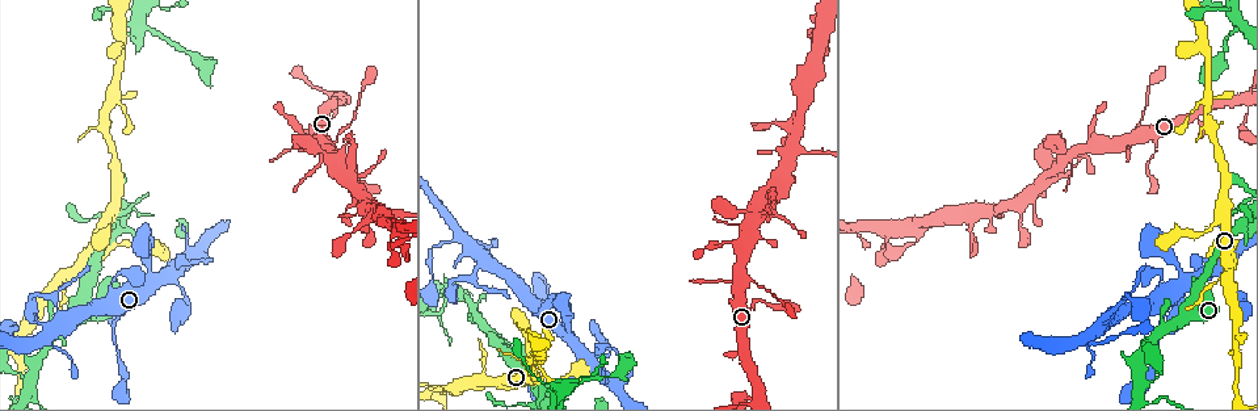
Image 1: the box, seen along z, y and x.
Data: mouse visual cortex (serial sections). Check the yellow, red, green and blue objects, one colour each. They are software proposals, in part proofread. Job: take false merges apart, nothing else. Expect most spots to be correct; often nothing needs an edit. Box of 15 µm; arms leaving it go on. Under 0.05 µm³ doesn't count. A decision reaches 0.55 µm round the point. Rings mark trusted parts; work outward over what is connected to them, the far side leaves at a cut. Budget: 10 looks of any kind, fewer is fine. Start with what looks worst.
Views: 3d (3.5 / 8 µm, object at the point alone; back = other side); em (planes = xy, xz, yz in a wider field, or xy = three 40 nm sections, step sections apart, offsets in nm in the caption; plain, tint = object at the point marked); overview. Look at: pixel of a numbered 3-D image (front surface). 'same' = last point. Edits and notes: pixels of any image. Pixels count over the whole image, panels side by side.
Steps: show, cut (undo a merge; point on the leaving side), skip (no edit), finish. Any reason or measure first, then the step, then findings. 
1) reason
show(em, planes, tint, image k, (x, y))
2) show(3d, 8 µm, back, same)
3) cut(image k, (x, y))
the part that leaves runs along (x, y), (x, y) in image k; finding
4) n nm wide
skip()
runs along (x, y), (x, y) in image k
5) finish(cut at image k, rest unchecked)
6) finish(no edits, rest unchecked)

arms part here
show(3d, 8 µm, image 1, (1235, 229))

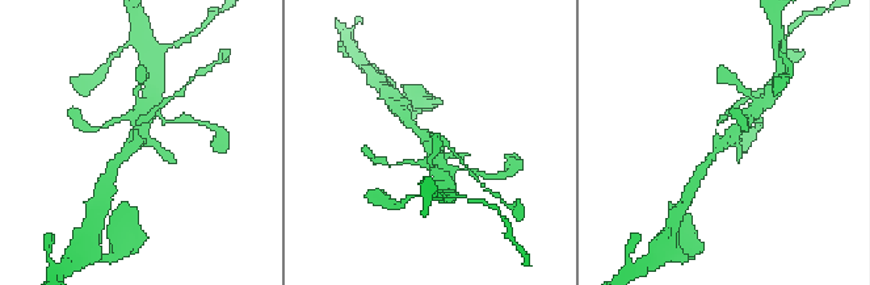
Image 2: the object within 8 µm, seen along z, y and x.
zoom in
show(3d, 3.5 µm, image 2, (133, 140))

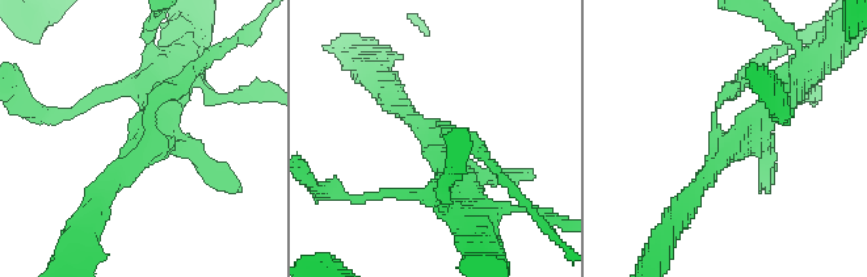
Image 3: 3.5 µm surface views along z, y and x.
need the tissue
show(em, xy, step 1, tint, image 3, (145, 142))

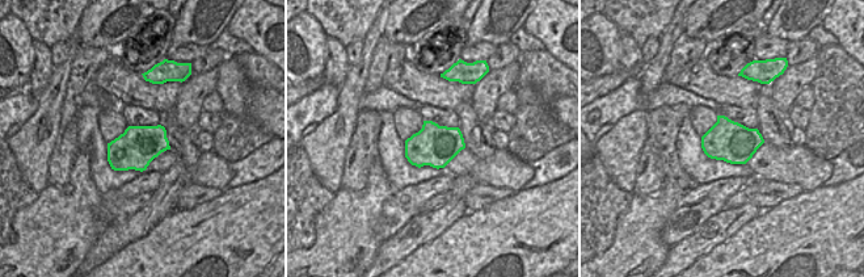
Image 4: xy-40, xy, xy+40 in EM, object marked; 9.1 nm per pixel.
380 nm wide
skip()
runs along (689, 197), (796, 76) in image 3; one cell here

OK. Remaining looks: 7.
thick turns thin
show(3d, 3.5 µm, image 1, (112, 323))

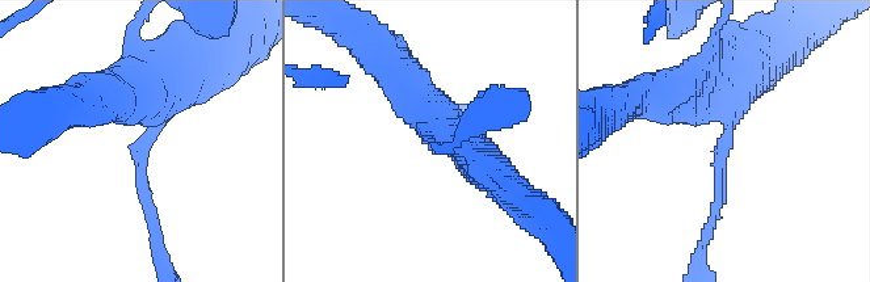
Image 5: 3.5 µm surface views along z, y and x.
shape alone is not enough
show(em, xy, step 3, tint, image 5, (724, 145))

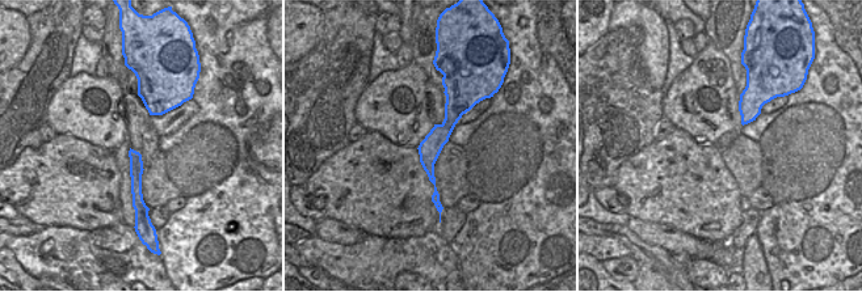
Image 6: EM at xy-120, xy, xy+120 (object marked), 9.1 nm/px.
arms of 150, 450 nm
skip()
runs along (451, 93), (451, 118), (429, 148), (436, 199) in image 6; all the same cell

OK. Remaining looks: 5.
small branch off a trunk
show(3d, 3.5 µm, image 1, (745, 281))

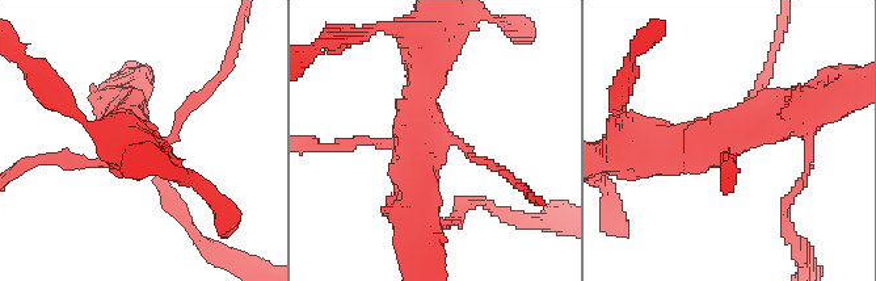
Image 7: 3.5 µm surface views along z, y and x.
show(em, xy, step 1, tint, image 7, (436, 139))

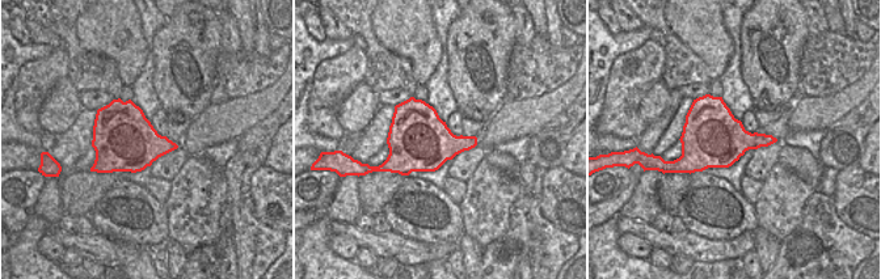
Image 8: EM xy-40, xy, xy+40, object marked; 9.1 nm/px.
another direction
show(em, xy, step 2, tint, same)

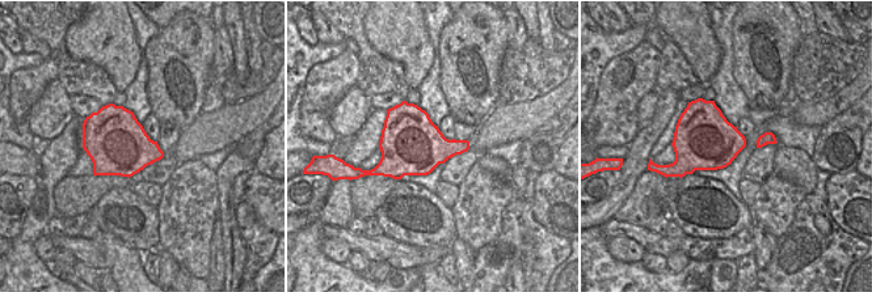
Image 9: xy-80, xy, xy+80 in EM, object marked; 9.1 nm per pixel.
skip()
one cell here

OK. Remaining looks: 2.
show(3d, 8 µm, image 1, (755, 214))

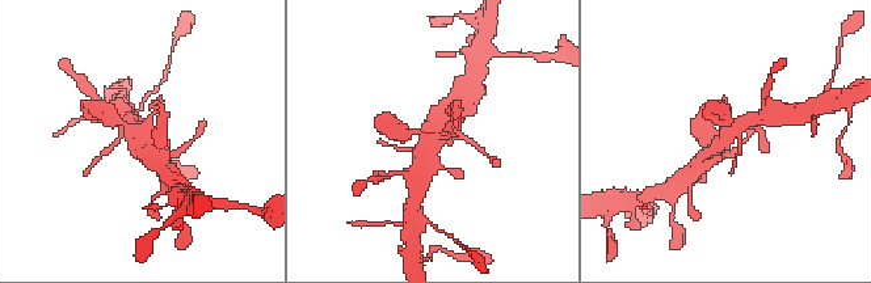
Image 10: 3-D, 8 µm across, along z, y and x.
need the tissue
show(em, xy, step 2, tint, image 10, (431, 137))

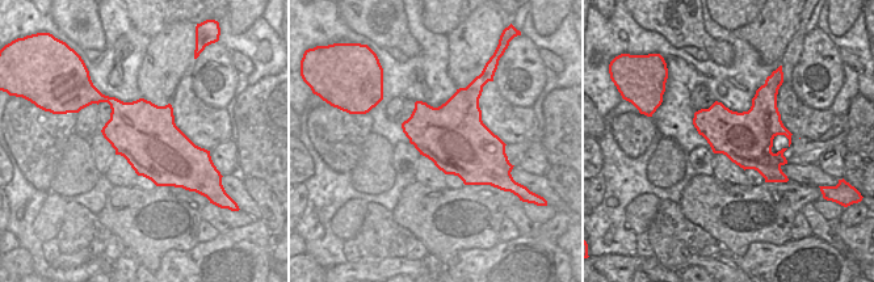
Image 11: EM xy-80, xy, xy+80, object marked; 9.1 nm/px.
skip()
runs along (758, 117), (728, 134), (705, 161) in image 10; all the same cell

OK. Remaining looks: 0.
finish(no edits, rest unchecked)

